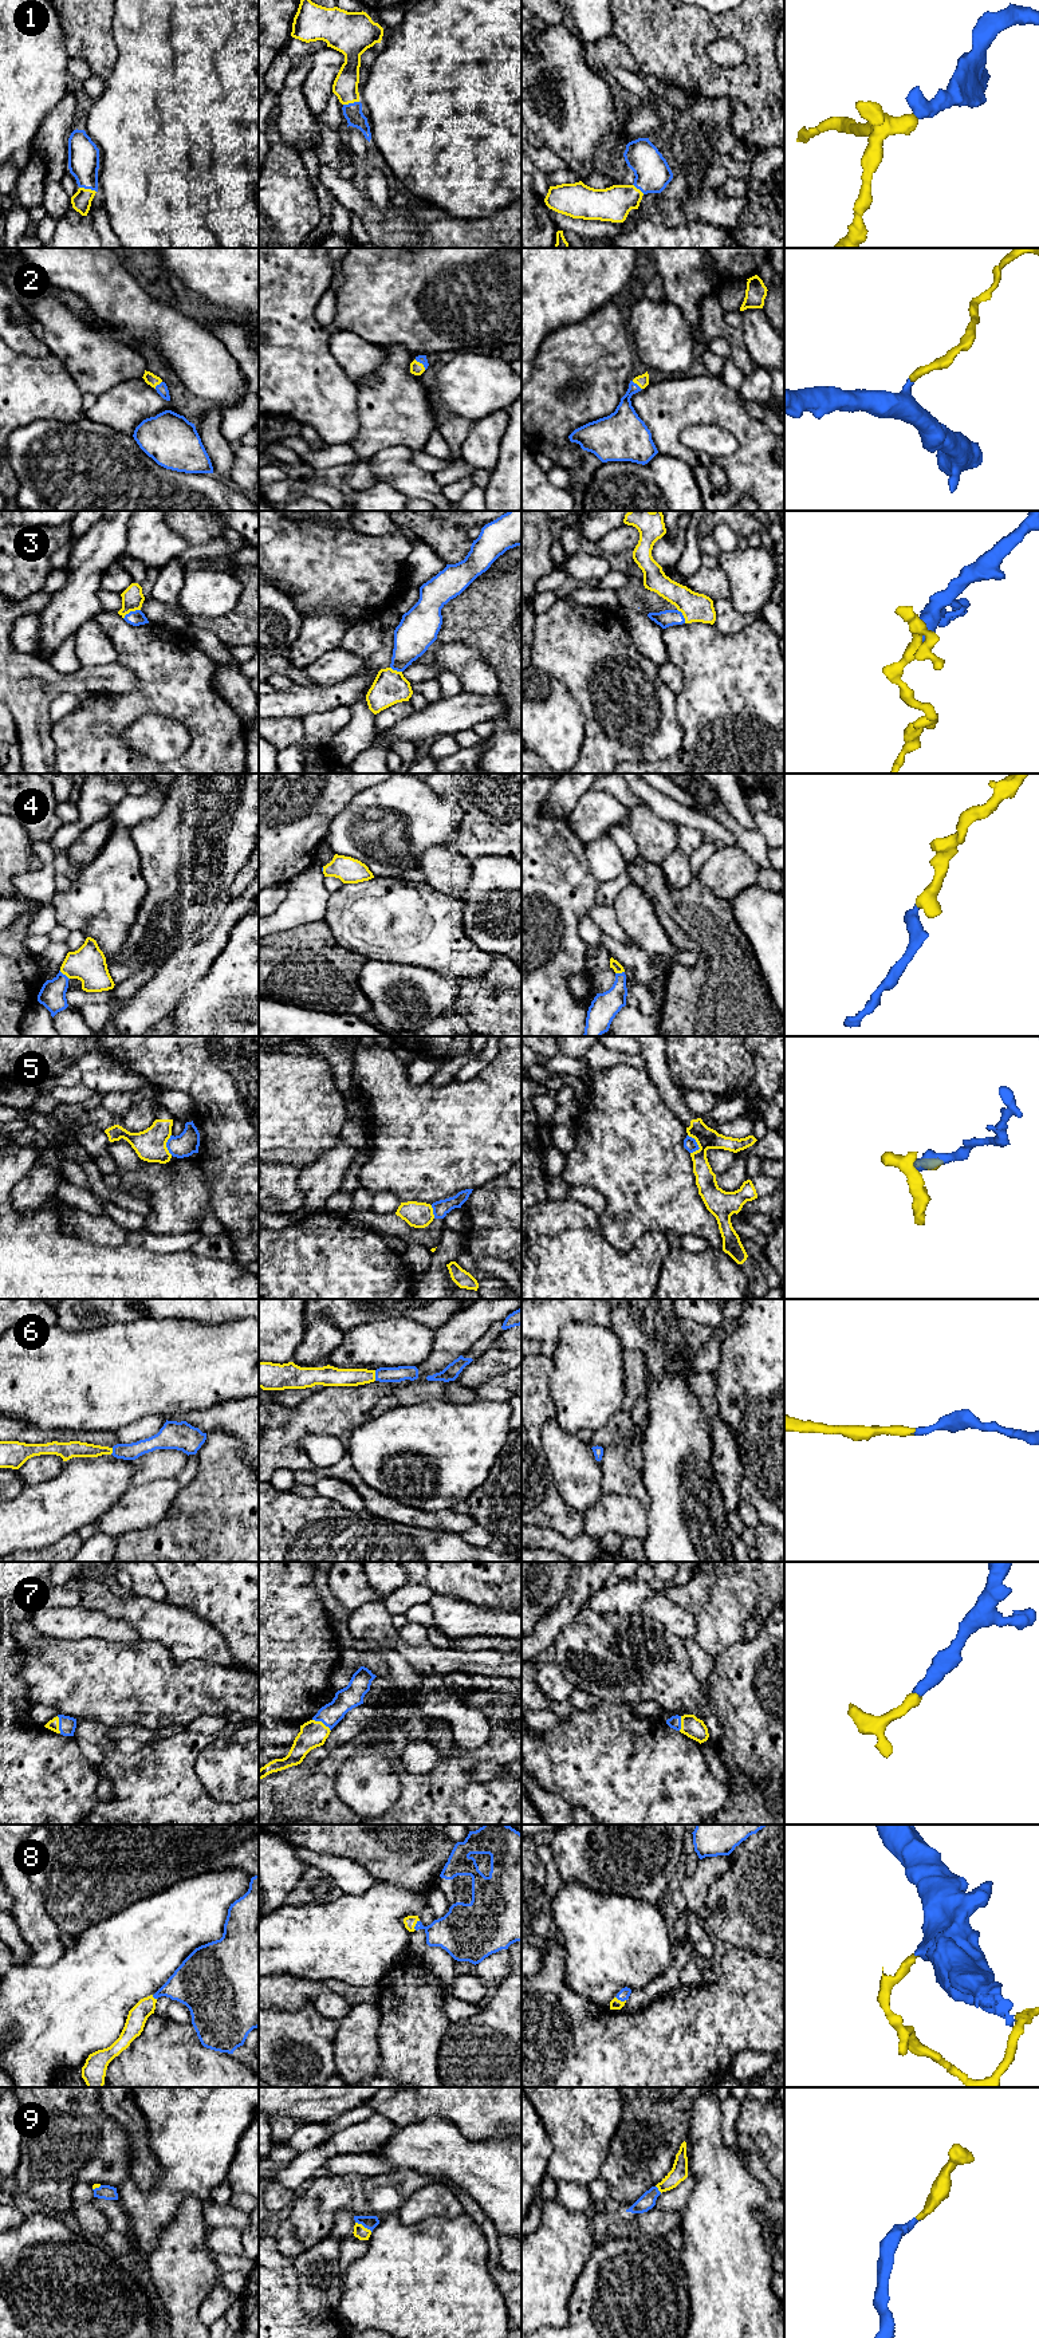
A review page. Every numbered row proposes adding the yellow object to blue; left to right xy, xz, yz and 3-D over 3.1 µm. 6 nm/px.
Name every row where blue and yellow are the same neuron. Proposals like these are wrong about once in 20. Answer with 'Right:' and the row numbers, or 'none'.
Right: 1, 2, 3, 4, 6, 7, 8, 9

